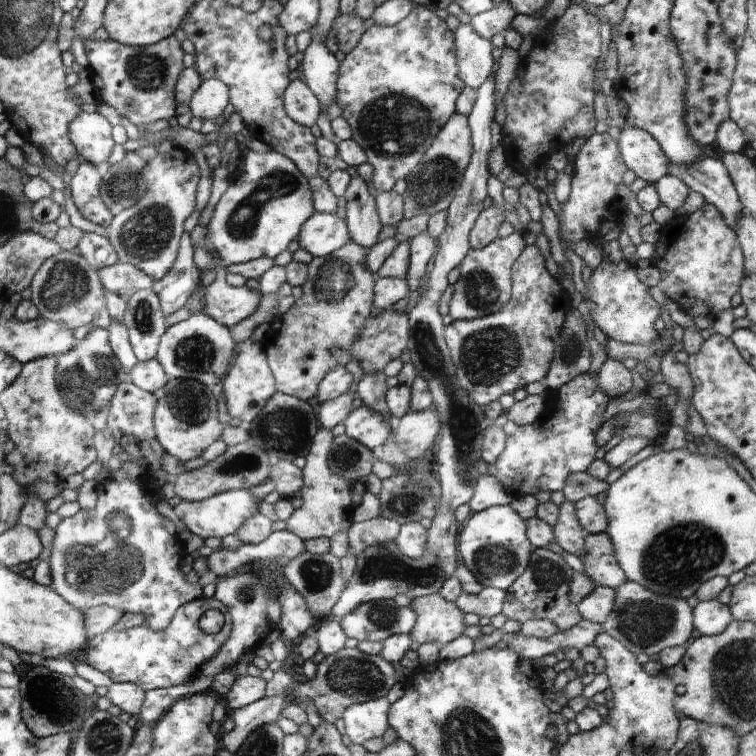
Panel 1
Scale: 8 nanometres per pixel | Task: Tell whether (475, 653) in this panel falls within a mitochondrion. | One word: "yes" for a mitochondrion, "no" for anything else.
no

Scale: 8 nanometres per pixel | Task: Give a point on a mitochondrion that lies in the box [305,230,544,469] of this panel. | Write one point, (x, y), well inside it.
(487, 355)

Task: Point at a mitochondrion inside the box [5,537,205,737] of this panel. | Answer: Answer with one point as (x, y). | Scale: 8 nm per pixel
(69, 707)

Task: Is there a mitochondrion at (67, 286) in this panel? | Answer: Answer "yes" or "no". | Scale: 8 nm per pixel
yes

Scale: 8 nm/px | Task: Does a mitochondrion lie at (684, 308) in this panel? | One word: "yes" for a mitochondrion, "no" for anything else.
no

